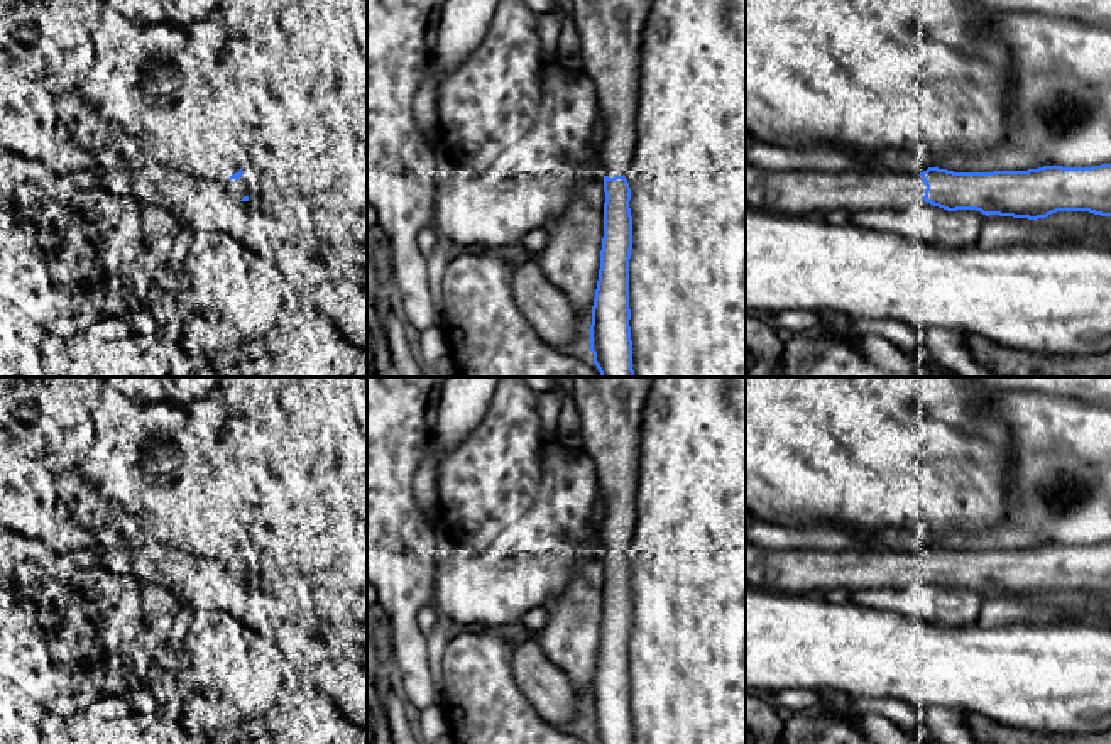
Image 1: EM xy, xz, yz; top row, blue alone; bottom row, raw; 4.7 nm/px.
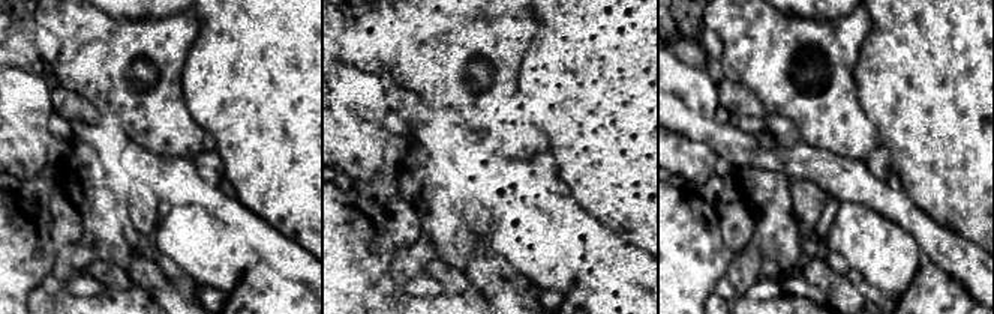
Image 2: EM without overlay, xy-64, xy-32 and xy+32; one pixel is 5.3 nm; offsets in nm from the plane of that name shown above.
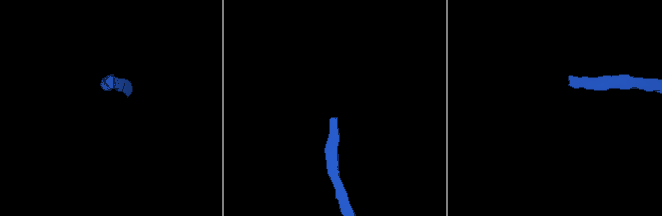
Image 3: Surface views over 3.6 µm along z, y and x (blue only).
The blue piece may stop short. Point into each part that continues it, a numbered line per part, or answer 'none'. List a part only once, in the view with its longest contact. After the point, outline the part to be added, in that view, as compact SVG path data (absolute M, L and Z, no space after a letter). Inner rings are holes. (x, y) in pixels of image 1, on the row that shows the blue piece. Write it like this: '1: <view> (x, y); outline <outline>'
1: yz (799, 193); outline M746 162L746 206L795 216L832 210L906 210L925 196L920 171L911 167L846 171L761 171Z

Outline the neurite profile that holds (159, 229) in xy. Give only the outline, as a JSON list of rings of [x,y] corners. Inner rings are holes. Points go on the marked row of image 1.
[[[145,206],[142,216],[142,243],[152,269],[171,265],[179,227],[162,208]]]

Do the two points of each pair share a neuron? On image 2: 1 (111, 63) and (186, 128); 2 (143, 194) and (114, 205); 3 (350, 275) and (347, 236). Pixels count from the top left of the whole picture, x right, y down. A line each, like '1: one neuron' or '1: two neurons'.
1: one neuron
2: two neurons
3: one neuron

